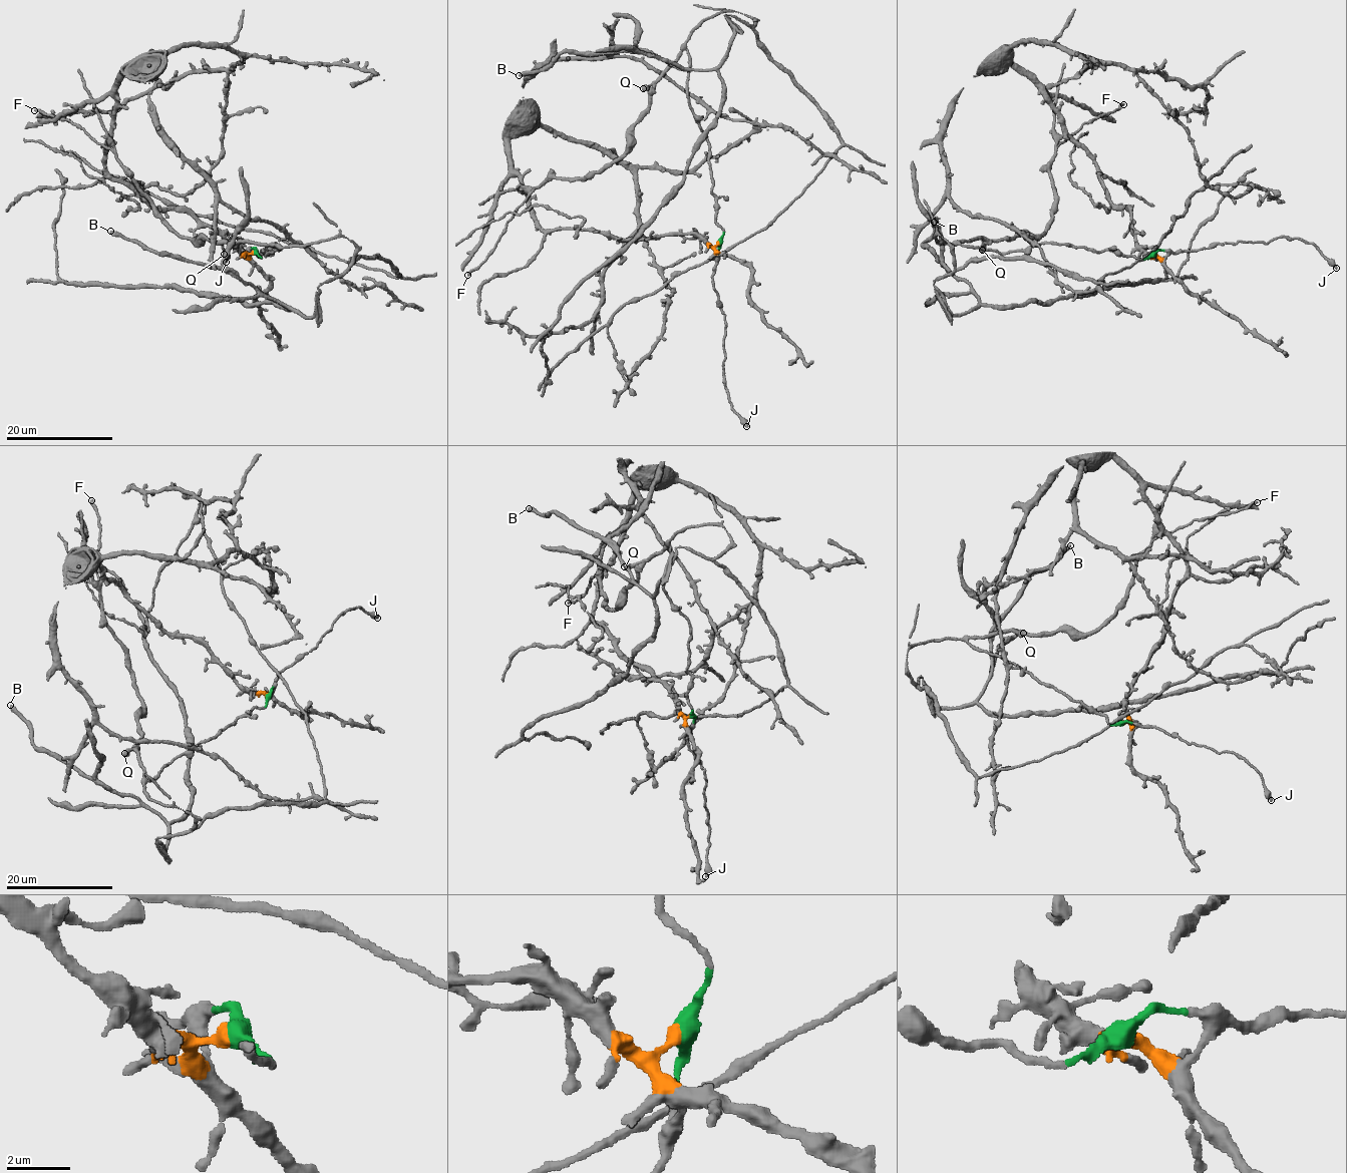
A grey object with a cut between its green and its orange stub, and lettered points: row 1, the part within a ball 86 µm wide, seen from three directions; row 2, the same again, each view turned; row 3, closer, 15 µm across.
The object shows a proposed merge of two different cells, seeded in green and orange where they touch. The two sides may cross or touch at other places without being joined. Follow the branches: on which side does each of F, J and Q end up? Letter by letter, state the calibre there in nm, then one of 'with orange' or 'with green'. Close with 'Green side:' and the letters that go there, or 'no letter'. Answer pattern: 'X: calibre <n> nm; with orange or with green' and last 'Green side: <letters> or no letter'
F: calibre 240 nm; with green
J: calibre 320 nm; with green
Q: calibre 650 nm; with green
Green side: F, J, Q

